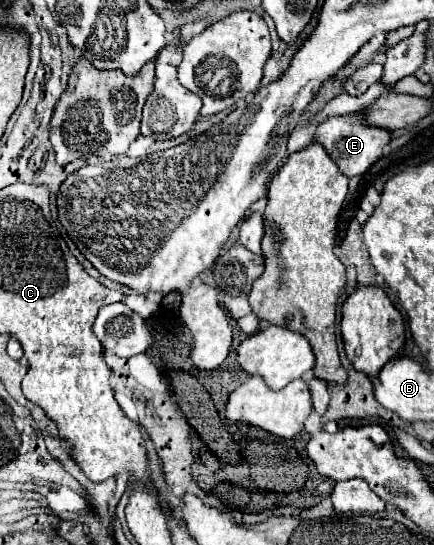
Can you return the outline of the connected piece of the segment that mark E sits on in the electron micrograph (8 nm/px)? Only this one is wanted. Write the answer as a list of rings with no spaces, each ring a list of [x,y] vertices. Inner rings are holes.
[[[338,115],[338,117],[330,117],[326,123],[318,125],[318,129],[314,133],[314,141],[324,145],[326,153],[332,157],[332,161],[338,165],[338,169],[346,177],[354,177],[354,175],[364,173],[372,163],[378,161],[384,147],[390,143],[390,133],[384,129],[378,129],[378,127],[366,127],[366,125],[358,123],[352,115]]]

